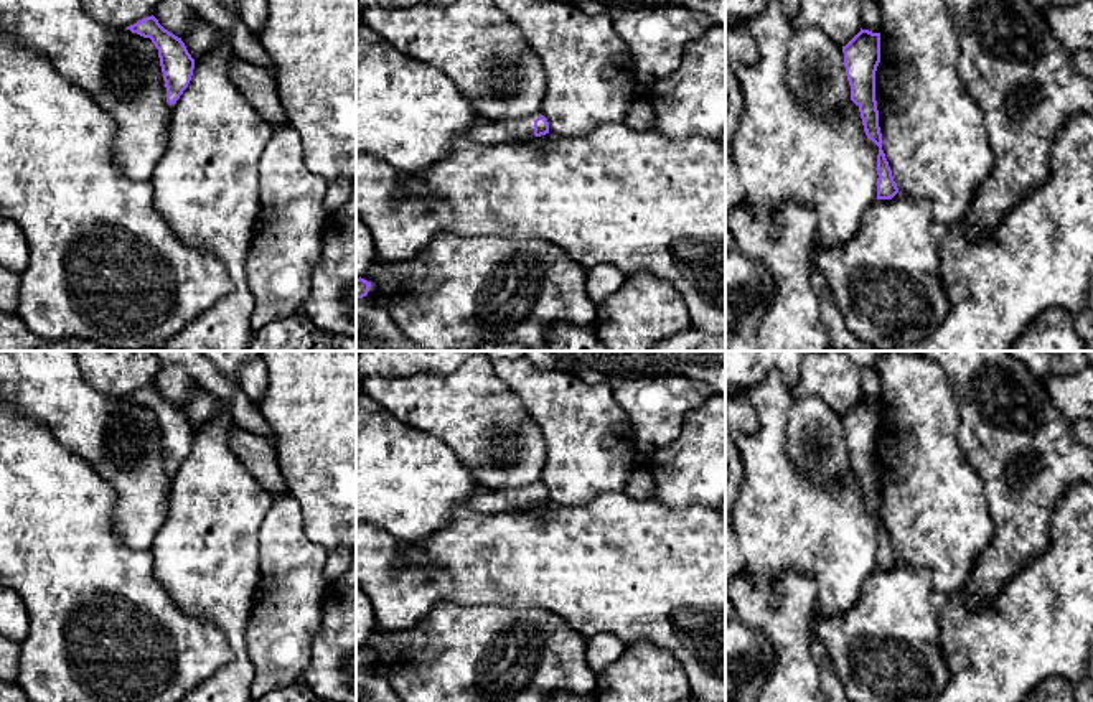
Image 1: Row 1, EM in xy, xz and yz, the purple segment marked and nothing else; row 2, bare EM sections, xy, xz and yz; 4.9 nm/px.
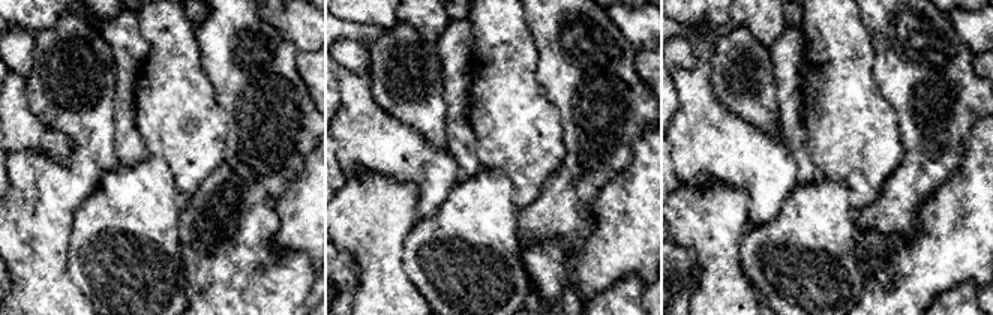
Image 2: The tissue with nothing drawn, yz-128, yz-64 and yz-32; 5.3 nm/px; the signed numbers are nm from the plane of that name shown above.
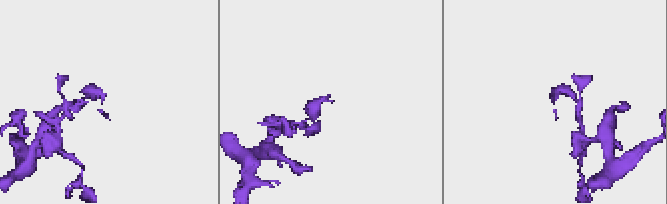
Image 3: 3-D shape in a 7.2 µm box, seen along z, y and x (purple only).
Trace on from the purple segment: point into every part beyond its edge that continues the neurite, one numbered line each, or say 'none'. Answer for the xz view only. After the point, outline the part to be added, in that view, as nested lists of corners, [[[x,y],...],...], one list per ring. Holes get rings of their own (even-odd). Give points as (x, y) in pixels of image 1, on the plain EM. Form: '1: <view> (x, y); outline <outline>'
1: xz (513, 500); outline [[[536,481],[524,488],[509,488],[506,491],[480,491],[467,506],[481,514],[519,512],[534,508],[534,489],[542,484]]]

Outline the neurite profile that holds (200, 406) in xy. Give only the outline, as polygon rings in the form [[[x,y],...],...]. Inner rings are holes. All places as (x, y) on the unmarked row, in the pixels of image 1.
[[[195,387],[188,392],[181,410],[195,432],[203,427],[208,420],[216,419],[221,400],[211,392]]]

